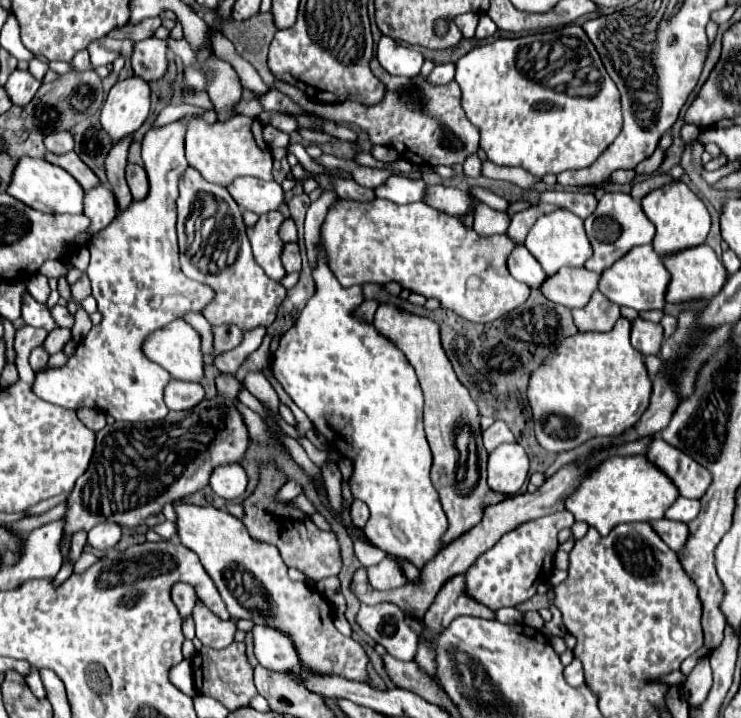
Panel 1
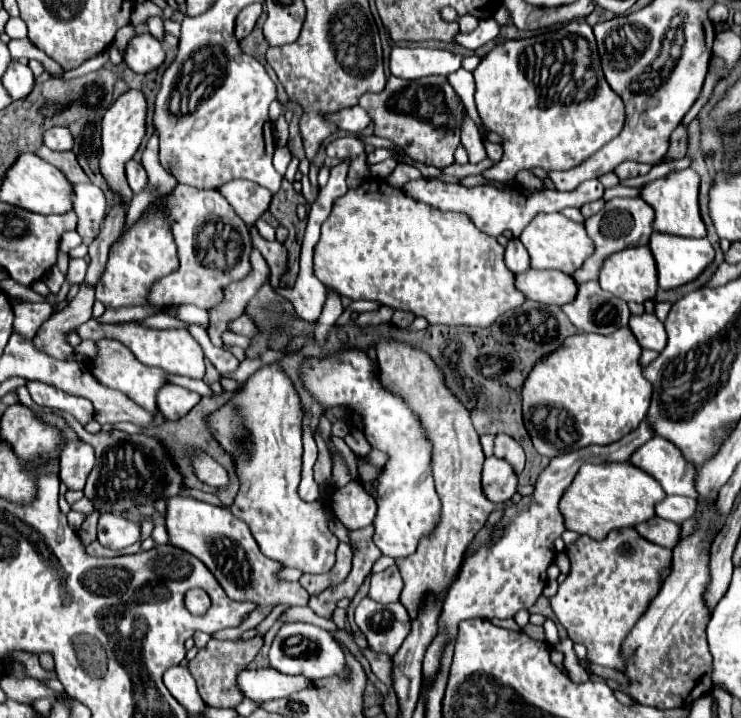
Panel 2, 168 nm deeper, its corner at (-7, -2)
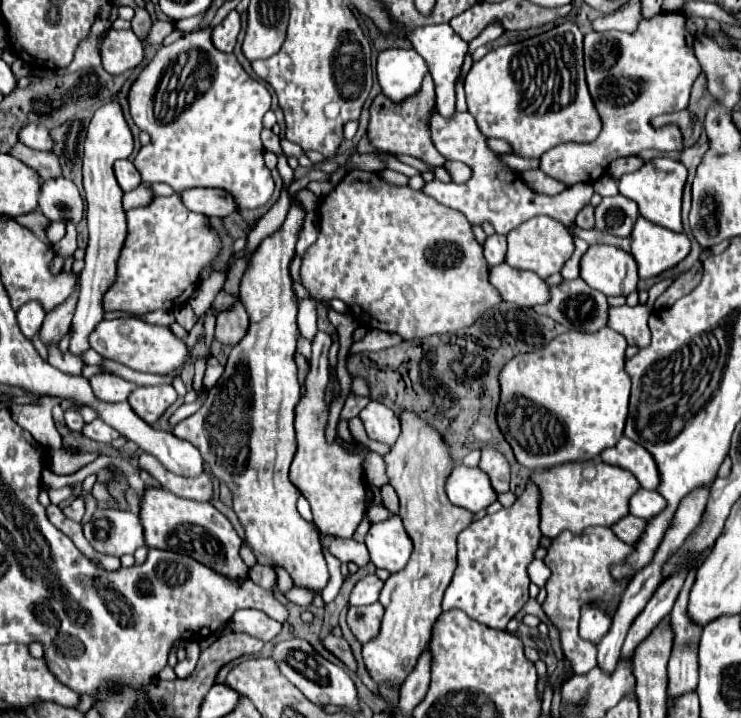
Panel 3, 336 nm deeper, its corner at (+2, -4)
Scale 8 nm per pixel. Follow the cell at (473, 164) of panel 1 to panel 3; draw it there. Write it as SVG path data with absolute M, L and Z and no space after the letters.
M449 25L419 27L409 35L409 41L413 43L415 51L419 55L423 55L431 67L431 75L433 75L435 91L437 91L437 111L445 119L453 117L453 113L455 113L455 79L459 75L463 57L467 53L467 41L461 41L461 37L457 37L457 33L453 33L453 29Z

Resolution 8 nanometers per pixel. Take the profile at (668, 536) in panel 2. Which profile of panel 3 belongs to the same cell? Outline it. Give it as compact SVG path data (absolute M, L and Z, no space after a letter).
M627 515L621 521L617 521L611 529L613 529L613 533L617 533L617 537L621 541L625 541L629 545L635 545L641 539L641 533L645 533L645 525L647 525L645 519Z

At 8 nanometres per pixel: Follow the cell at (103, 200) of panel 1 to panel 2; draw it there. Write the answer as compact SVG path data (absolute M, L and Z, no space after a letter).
M92 183L72 185L72 209L78 215L82 239L86 241L96 239L100 223L104 221L106 215L106 199L102 189Z

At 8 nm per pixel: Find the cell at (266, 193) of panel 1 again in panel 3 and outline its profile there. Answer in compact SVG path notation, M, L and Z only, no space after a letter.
M189 189L181 193L187 209L209 217L227 217L237 213L237 203L223 189Z

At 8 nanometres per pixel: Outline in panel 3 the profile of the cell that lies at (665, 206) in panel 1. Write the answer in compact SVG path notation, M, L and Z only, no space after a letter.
M653 159L653 161L647 161L639 171L623 175L619 179L619 193L625 195L627 199L633 199L639 205L639 213L647 221L653 221L655 225L681 233L683 231L681 197L683 197L685 181L687 181L687 169L679 161Z

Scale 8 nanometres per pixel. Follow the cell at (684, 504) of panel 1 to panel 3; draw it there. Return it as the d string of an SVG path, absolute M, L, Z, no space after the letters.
M639 489L629 501L629 511L635 517L649 519L649 517L655 517L657 513L661 513L661 509L665 509L665 499L657 491Z

